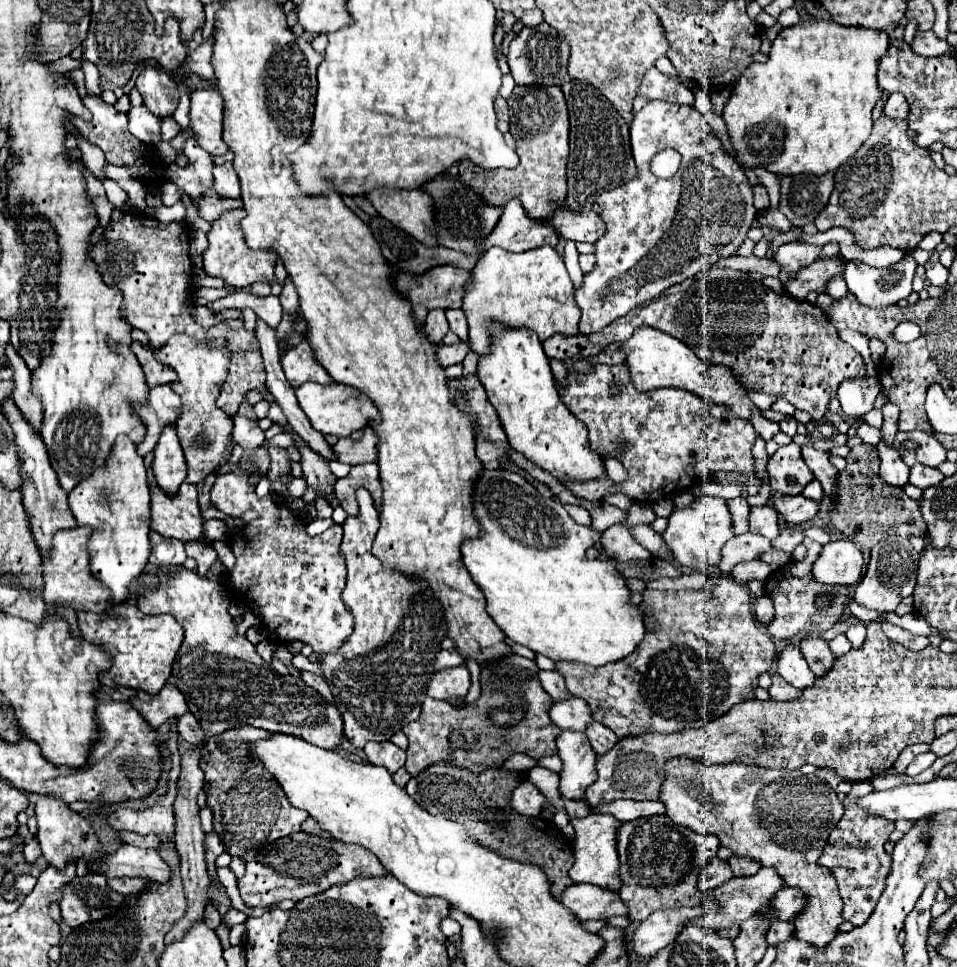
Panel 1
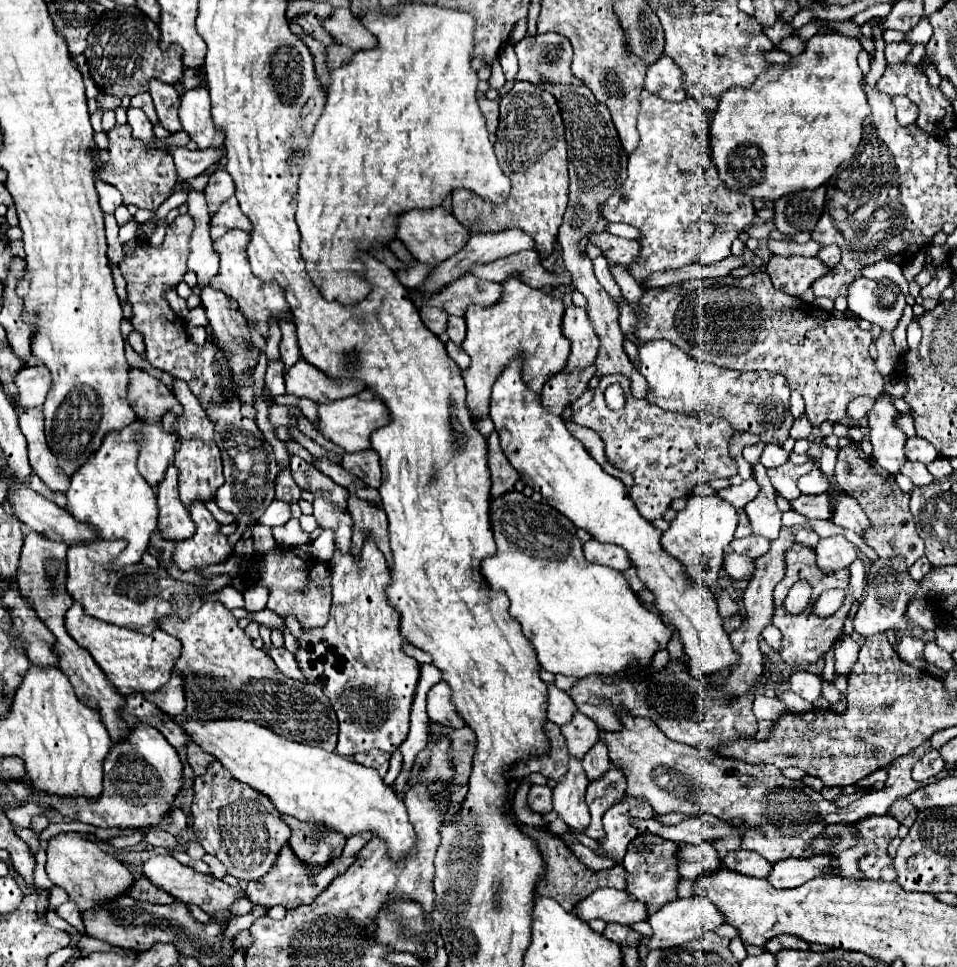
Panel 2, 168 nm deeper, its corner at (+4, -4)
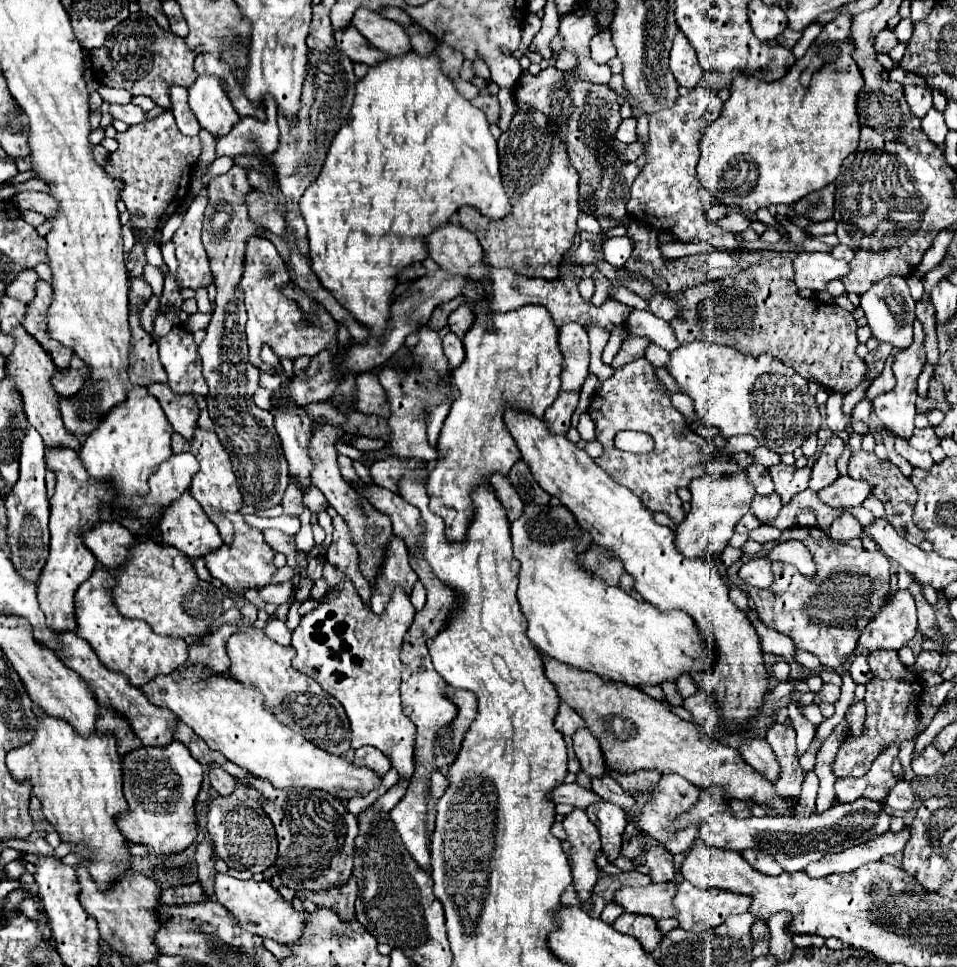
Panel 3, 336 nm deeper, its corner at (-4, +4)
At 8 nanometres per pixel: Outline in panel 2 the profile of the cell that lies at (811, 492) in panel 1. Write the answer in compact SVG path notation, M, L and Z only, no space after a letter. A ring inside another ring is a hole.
M814 468L810 474L798 478L798 488L802 490L802 494L824 494L828 490L820 468Z

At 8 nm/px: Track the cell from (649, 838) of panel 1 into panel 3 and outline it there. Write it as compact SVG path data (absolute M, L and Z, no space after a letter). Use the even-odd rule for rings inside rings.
M656 840L650 842L648 852L644 854L646 868L650 870L650 876L654 882L670 882L674 880L674 866L672 866L672 854L660 846Z

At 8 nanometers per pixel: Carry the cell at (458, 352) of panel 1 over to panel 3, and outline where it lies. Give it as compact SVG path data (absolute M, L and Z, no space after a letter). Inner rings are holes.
M448 332L442 338L442 348L444 348L444 354L448 358L450 370L458 368L462 364L462 360L464 360L464 344L462 344L462 340L454 332Z

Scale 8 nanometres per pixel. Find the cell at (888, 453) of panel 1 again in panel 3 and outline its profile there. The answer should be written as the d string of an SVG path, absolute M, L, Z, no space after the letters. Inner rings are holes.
M916 320L914 322L914 342L908 350L900 352L894 356L894 364L892 364L892 370L894 370L894 376L896 376L896 388L888 394L882 394L878 398L874 398L872 406L874 406L874 412L876 416L880 418L880 422L890 428L898 438L910 438L912 430L914 430L914 416L916 416L916 380L922 372L926 364L926 350L924 350L924 328L922 328L922 322Z

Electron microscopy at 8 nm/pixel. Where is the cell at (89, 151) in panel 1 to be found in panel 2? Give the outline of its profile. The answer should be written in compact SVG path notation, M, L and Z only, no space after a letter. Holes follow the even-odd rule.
M96 176L96 192L100 196L100 206L102 206L104 212L112 214L116 210L116 206L122 204L122 196L118 194L118 190L114 190L114 186L100 180L98 176Z

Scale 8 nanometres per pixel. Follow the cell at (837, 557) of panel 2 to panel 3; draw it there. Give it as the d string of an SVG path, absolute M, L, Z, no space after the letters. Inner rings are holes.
M842 512L842 514L832 522L828 534L830 534L830 538L834 538L836 542L850 540L850 538L860 538L862 526L858 524L858 520L856 520L852 514Z

